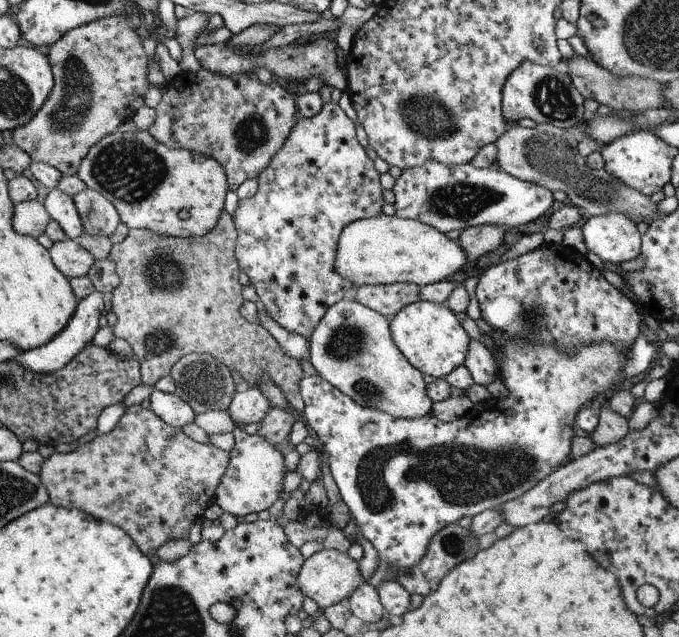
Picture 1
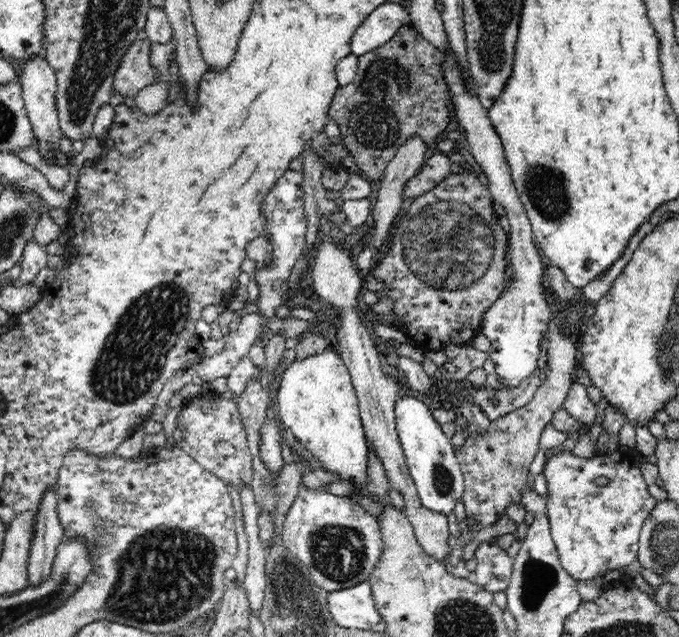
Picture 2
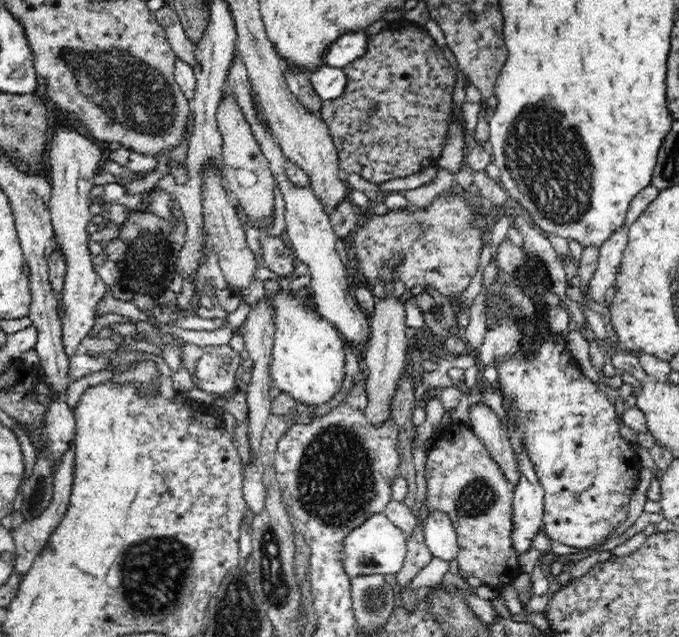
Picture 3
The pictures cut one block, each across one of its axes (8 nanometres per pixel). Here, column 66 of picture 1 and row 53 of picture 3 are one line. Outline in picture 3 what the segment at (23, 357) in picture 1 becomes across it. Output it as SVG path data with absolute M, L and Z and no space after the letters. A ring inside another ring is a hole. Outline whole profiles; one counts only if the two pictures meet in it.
M363 30L340 36L325 50L322 56L322 64L342 69L350 62L360 58L366 50L367 35Z

